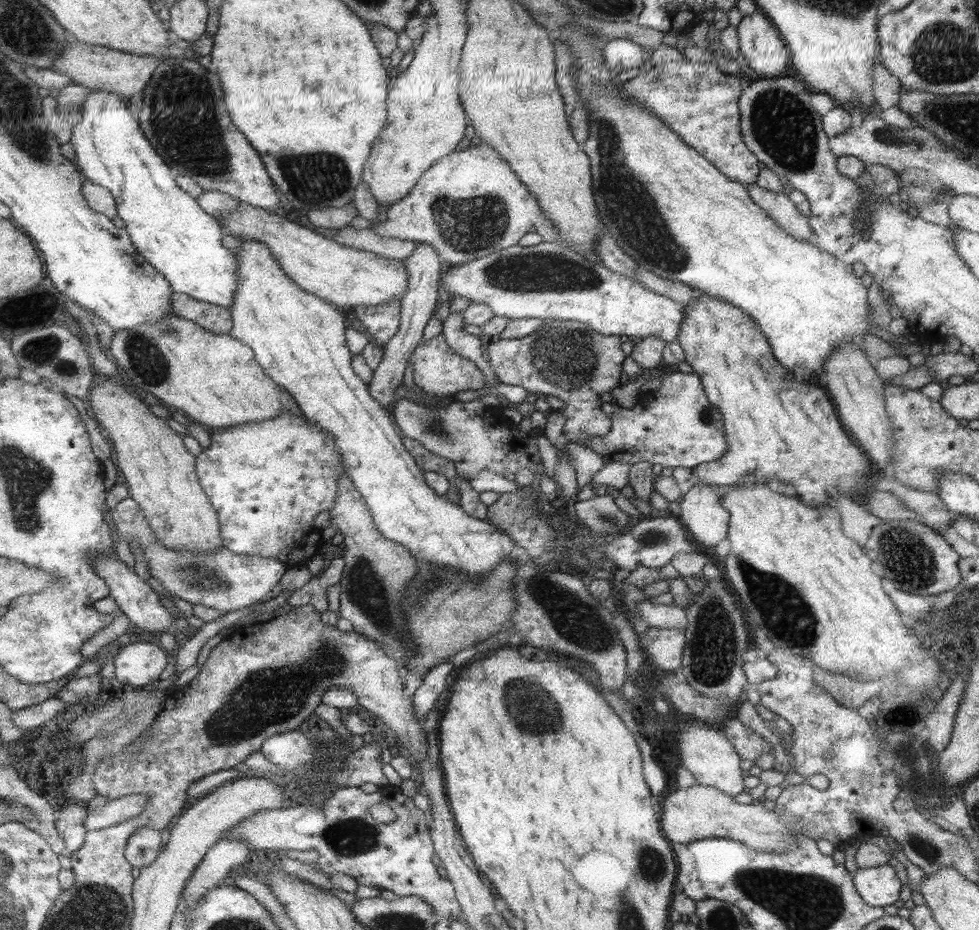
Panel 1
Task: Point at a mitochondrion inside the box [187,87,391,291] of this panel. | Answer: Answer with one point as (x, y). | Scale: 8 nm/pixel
(313, 179)

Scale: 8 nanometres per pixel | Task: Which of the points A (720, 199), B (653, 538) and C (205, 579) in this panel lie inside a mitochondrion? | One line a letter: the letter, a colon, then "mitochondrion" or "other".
A: other
B: mitochondrion
C: mitochondrion

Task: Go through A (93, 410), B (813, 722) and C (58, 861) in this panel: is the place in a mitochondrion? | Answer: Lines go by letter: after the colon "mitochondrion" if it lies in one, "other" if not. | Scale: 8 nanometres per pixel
A: other
B: mitochondrion
C: other

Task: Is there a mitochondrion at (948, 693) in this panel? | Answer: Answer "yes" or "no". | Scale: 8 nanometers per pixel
no

